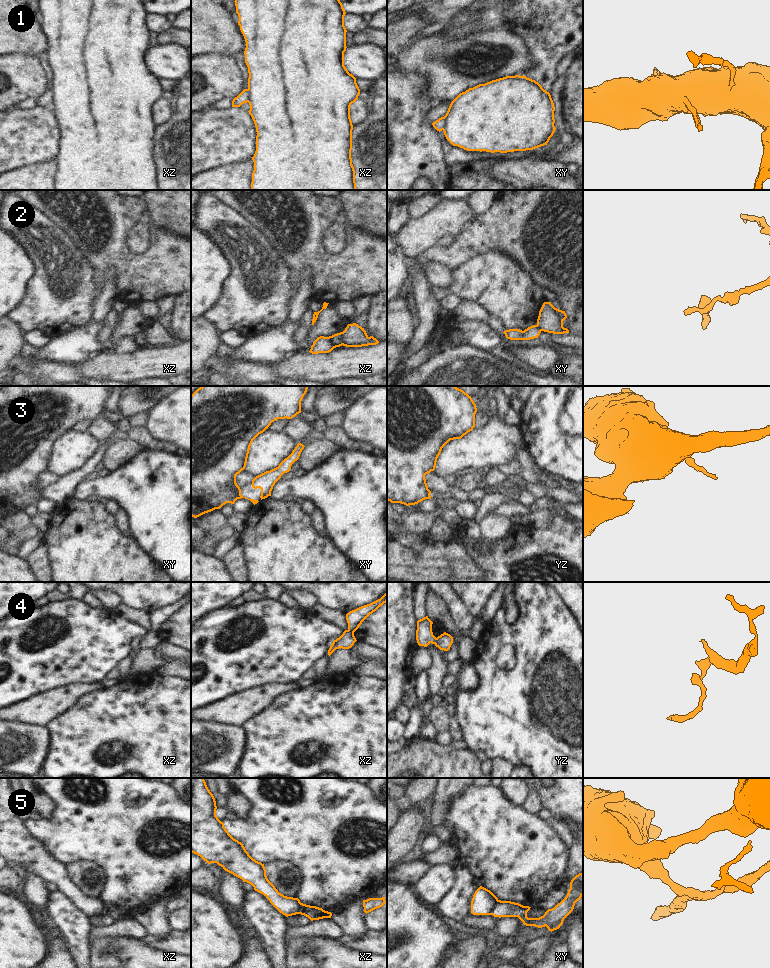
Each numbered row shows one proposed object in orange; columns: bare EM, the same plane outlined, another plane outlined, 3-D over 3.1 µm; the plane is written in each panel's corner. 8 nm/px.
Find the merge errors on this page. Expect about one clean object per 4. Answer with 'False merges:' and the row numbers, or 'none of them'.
False merges: 1, 2, 3, 4, 5

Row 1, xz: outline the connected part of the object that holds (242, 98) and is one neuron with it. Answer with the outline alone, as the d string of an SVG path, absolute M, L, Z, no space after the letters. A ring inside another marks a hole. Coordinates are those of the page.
M244 89L237 97L232 101L232 107L240 107L242 104L248 102L248 90Z

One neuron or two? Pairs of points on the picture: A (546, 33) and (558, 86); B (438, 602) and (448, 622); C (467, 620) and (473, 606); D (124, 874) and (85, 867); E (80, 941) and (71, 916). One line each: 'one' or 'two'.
A: two
B: one
C: two
D: two
E: one

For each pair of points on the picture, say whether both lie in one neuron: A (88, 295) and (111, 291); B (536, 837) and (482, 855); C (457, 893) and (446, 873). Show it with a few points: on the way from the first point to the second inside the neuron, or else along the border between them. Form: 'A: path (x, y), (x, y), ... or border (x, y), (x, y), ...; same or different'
A: border (98, 296), (95, 302), (95, 316), (92, 319); different
B: path (523, 849), (495, 849); same
C: border (456, 867), (457, 883), (438, 904); different

